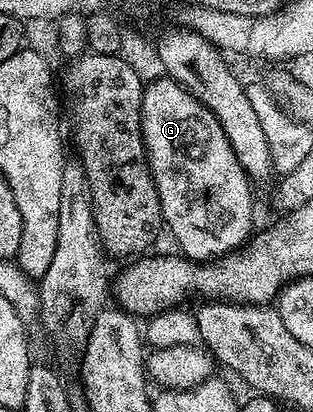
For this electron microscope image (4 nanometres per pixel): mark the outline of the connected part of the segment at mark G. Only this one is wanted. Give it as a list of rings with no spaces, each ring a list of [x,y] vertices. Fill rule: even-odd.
[[[159,76],[155,82],[147,81],[142,92],[142,139],[146,145],[146,160],[150,163],[150,174],[154,177],[154,183],[158,189],[158,195],[160,196],[162,221],[165,229],[167,231],[170,229],[170,234],[174,237],[175,244],[179,246],[175,247],[177,247],[185,257],[190,258],[194,262],[208,262],[224,258],[227,254],[231,254],[231,252],[238,249],[238,247],[245,246],[248,239],[251,237],[252,231],[255,229],[254,198],[250,195],[252,182],[240,168],[240,164],[236,160],[236,156],[232,152],[232,148],[228,144],[224,132],[220,128],[220,124],[212,116],[212,112],[210,110],[205,110],[179,82],[174,82],[165,76]]]

